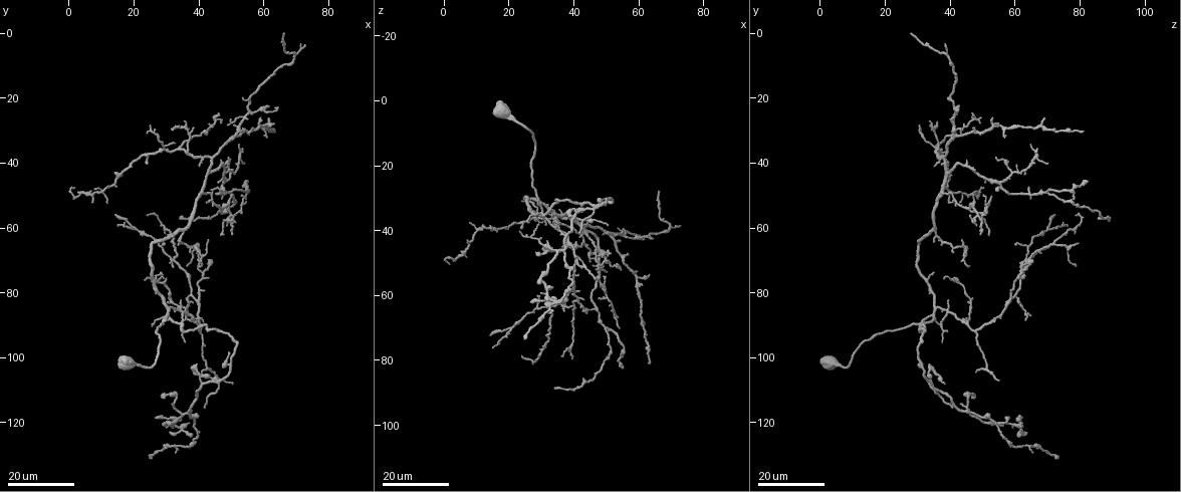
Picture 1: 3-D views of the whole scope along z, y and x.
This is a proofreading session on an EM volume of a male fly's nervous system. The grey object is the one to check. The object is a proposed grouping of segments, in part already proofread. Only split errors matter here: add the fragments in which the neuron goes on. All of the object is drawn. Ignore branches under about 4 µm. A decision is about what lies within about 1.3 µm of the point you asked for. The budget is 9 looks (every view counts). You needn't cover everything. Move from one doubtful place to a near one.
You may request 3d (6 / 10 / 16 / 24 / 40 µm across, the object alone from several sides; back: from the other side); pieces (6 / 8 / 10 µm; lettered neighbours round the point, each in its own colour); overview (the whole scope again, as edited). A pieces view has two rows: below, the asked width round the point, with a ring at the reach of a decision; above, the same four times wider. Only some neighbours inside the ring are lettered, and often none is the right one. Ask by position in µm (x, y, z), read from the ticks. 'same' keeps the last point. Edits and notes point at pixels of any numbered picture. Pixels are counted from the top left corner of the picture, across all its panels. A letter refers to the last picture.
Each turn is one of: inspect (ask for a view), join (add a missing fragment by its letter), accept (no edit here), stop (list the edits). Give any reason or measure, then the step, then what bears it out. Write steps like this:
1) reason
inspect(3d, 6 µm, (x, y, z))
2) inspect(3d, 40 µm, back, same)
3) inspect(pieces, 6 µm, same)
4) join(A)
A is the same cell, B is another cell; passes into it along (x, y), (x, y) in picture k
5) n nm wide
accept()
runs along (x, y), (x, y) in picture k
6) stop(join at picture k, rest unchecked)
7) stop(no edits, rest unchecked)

free end
inspect(3d, 24 µm, (48.5, 47.5, 55.0))

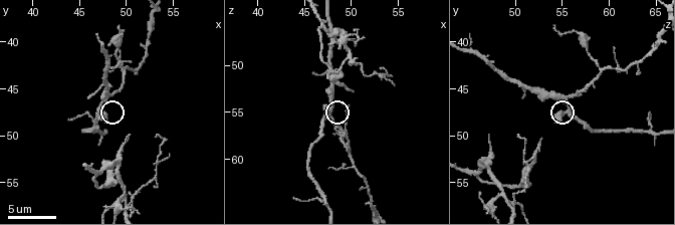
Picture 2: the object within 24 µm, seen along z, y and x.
inspect(pieces, 10 µm, (47.6, 48.0, 54.2))

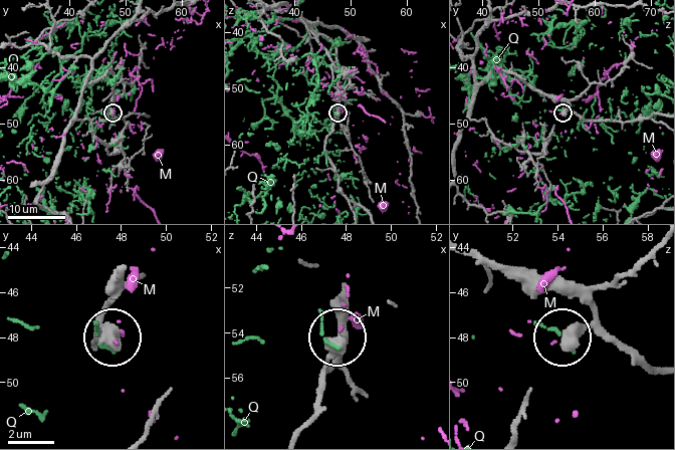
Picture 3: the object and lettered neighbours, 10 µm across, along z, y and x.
accept()
M and Q are other cells; no lettered fragment goes on from it

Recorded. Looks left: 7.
free end
inspect(3d, 16 µm, (66.0, 0.0, 28.0))

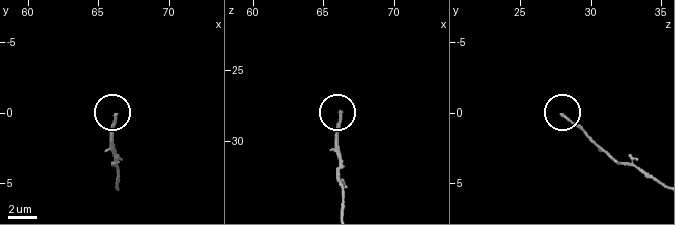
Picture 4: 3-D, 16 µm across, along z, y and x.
inspect(pieces, 8 µm, (66.2, 0.2, 28.2))

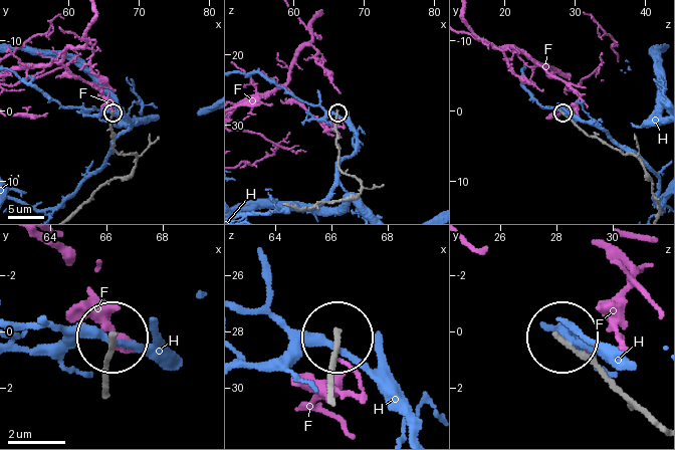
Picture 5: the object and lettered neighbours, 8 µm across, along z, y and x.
accept()
F and H are other cells; runs along (655, 426), (564, 338) in picture 5; none of them fits

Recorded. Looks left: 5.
inspect(3d, 24 µm, (58.5, 26.0, 53.5))

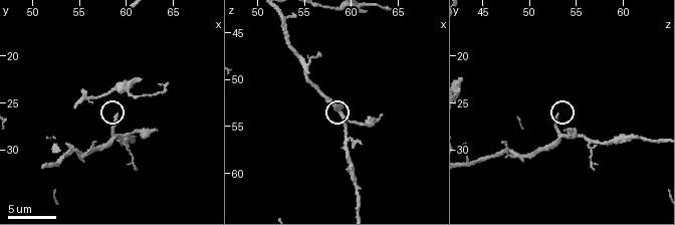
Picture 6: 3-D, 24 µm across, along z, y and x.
inspect(pieces, 10 µm, (59.2, 26.4, 53.2))

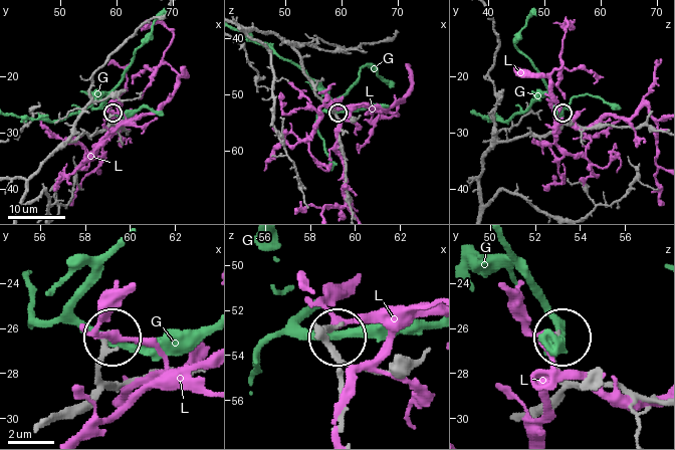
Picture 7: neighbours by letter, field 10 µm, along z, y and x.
accept()
G and L are other cells; none of them fits

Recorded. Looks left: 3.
branch stops here
inspect(3d, 16 µm, (62.0, 27.0, 69.0))

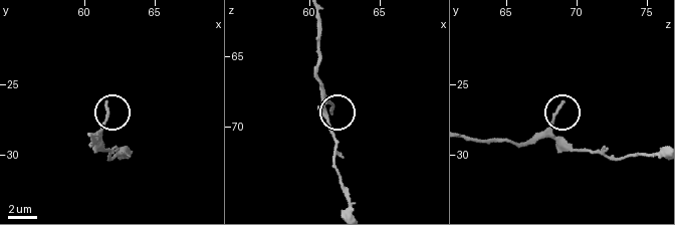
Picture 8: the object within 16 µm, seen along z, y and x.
inspect(pieces, 8 µm, (61.4, 26.4, 69.0))

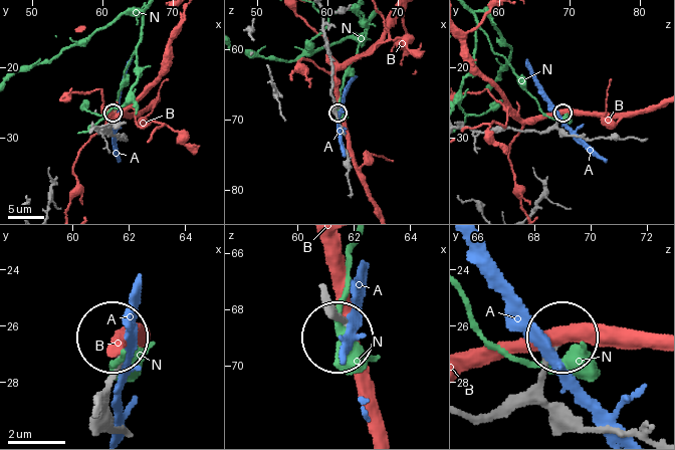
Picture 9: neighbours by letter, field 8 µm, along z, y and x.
190 nm wide
accept()
A, B and N are other cells; runs along (472, 412), (508, 405), (563, 343) in picture 9; none of them fits

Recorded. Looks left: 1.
stop(no edits, rest unchecked)

